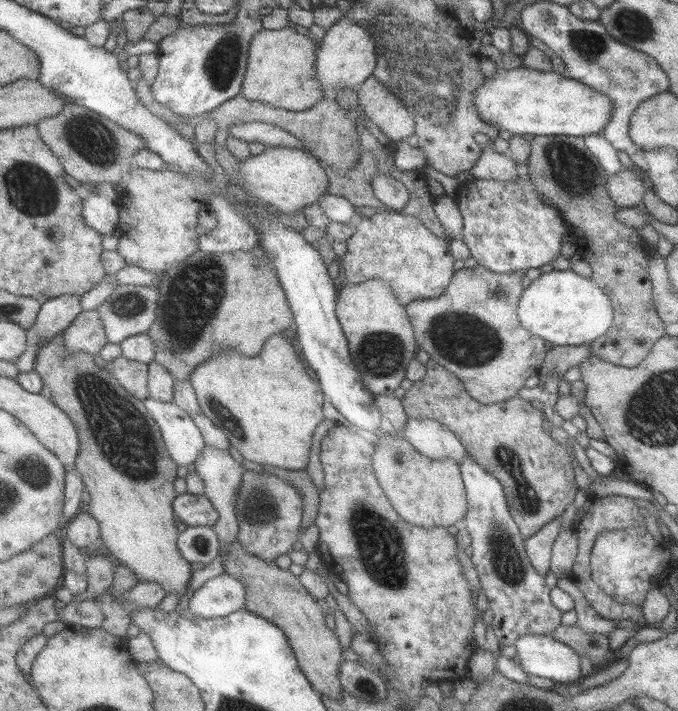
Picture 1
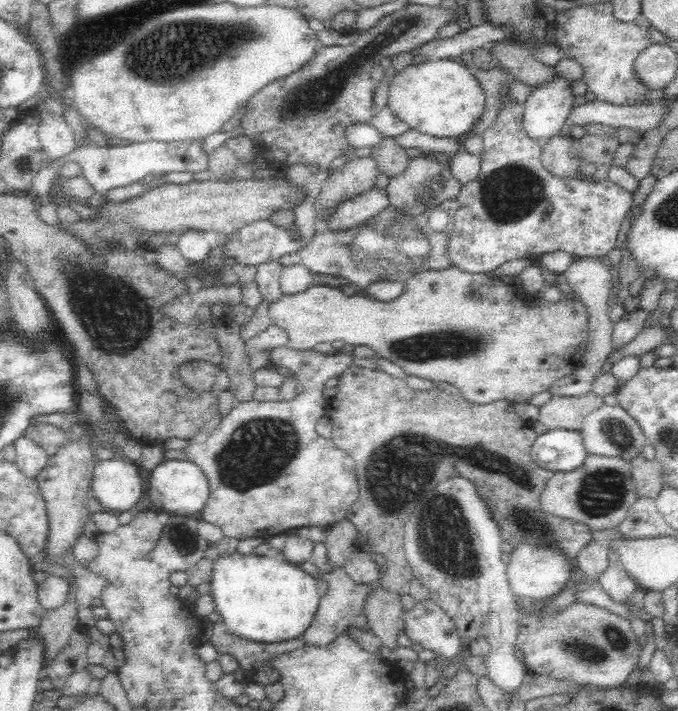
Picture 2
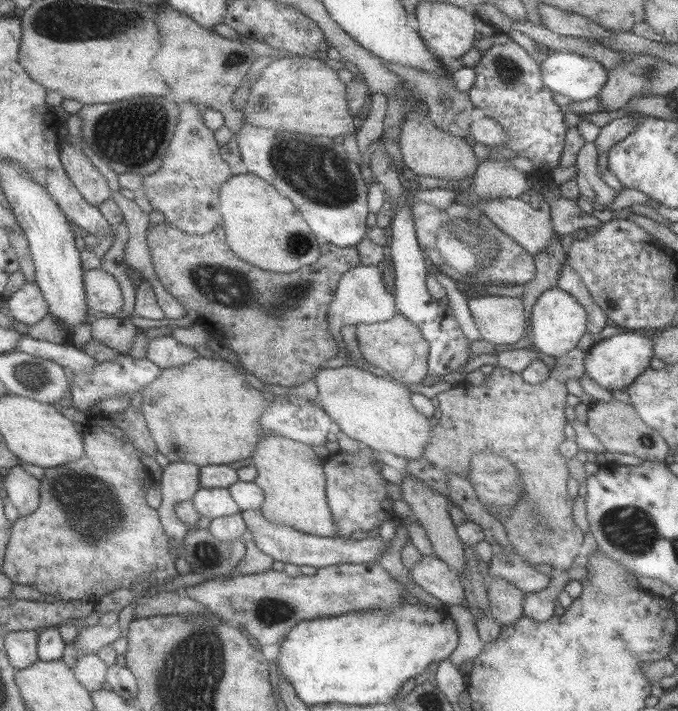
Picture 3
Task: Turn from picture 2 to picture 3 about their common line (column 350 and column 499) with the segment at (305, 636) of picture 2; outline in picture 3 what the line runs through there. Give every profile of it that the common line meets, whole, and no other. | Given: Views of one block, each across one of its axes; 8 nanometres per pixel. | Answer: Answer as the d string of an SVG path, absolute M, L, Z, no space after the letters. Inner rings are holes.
M500 578L487 581L488 610L499 626L515 624L522 618L524 592Z

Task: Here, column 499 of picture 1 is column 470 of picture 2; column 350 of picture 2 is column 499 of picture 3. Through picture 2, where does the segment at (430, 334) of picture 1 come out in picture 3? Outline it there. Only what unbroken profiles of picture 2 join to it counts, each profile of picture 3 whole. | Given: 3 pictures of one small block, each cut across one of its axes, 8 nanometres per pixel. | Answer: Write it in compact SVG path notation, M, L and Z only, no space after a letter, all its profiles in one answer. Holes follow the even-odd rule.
M482 295L466 304L481 339L493 344L513 344L524 336L526 314L519 297Z

